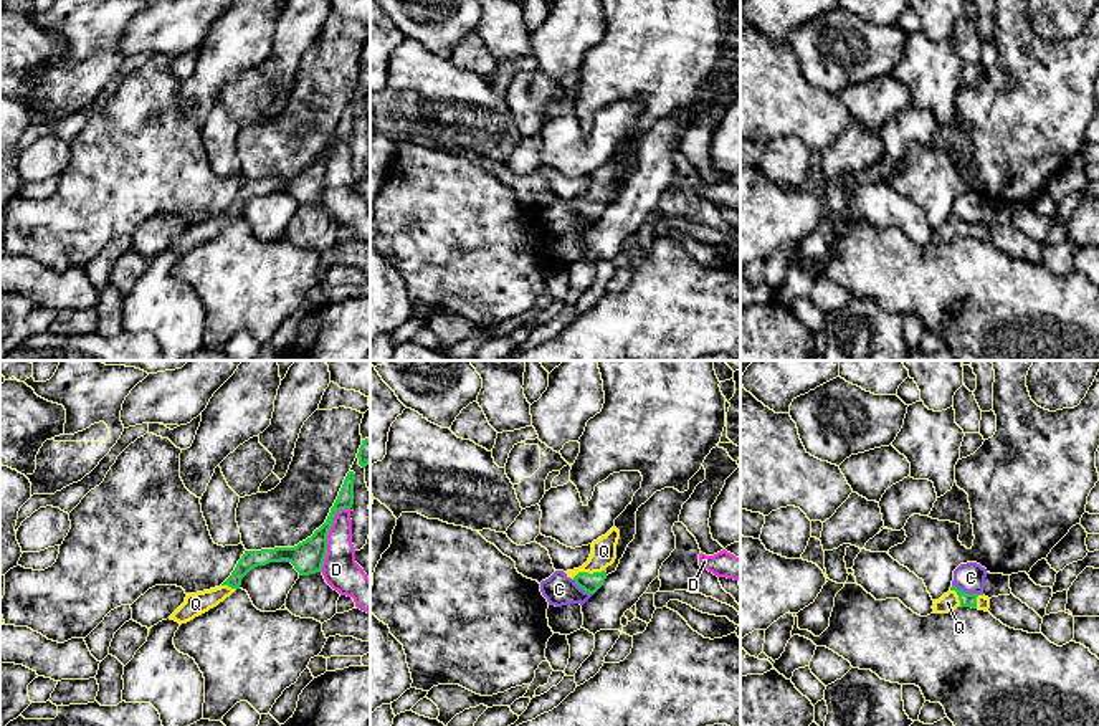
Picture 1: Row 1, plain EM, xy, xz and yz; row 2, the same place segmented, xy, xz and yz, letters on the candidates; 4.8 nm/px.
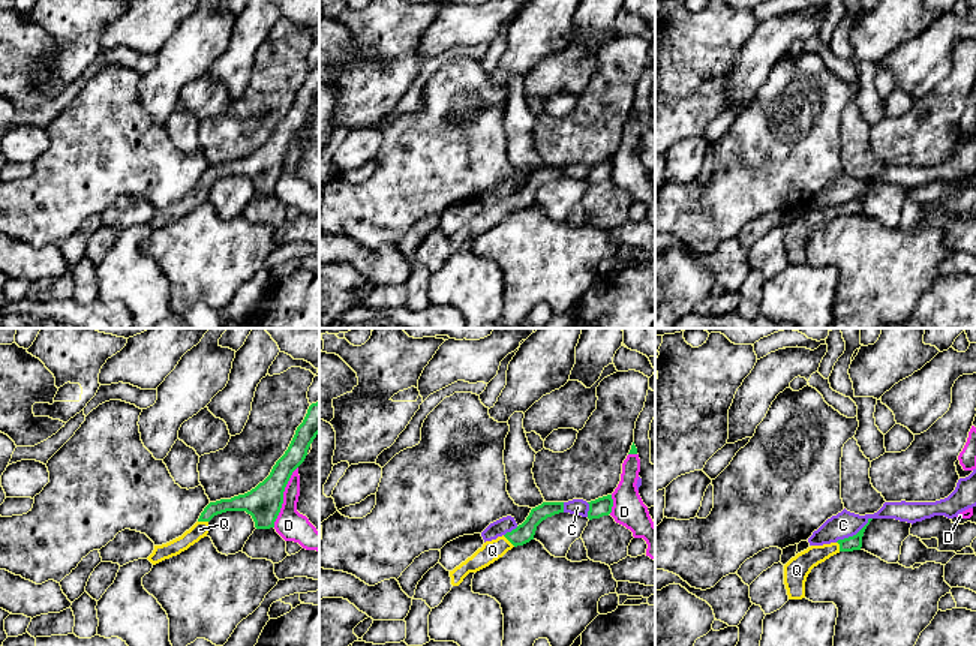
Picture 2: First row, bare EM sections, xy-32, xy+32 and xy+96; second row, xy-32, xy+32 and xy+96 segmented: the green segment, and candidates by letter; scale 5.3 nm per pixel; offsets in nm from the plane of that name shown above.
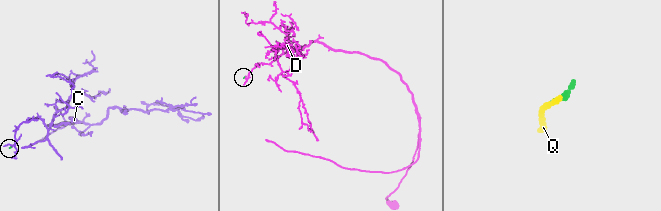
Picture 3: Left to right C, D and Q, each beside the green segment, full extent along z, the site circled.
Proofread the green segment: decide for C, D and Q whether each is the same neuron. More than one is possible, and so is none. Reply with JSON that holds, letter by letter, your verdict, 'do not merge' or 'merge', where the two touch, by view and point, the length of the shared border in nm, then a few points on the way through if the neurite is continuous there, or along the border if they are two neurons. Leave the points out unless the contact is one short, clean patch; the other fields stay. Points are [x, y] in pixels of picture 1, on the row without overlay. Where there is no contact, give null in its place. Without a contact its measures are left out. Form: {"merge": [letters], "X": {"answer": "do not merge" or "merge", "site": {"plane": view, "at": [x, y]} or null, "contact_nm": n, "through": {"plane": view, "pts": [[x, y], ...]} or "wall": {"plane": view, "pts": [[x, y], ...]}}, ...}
{"merge": ["Q"], "C": {"answer": "do not merge", "site": {"plane": "yz", "at": [965, 222]}, "contact_nm": 160}, "D": {"answer": "do not merge", "site": {"plane": "xy", "at": [326, 166]}, "contact_nm": 340, "wall": {"plane": "xy", "pts": [[349, 138], [336, 143], [319, 200]]}}, "Q": {"answer": "merge", "site": {"plane": "xz", "at": [587, 202]}, "contact_nm": 170}}

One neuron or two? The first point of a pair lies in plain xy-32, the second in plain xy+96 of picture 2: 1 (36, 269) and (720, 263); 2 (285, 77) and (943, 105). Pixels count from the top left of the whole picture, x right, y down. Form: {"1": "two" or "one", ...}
{"1": "one", "2": "one"}

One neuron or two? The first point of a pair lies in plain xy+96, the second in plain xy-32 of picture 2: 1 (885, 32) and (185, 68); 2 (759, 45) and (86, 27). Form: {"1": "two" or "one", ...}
{"1": "one", "2": "two"}

